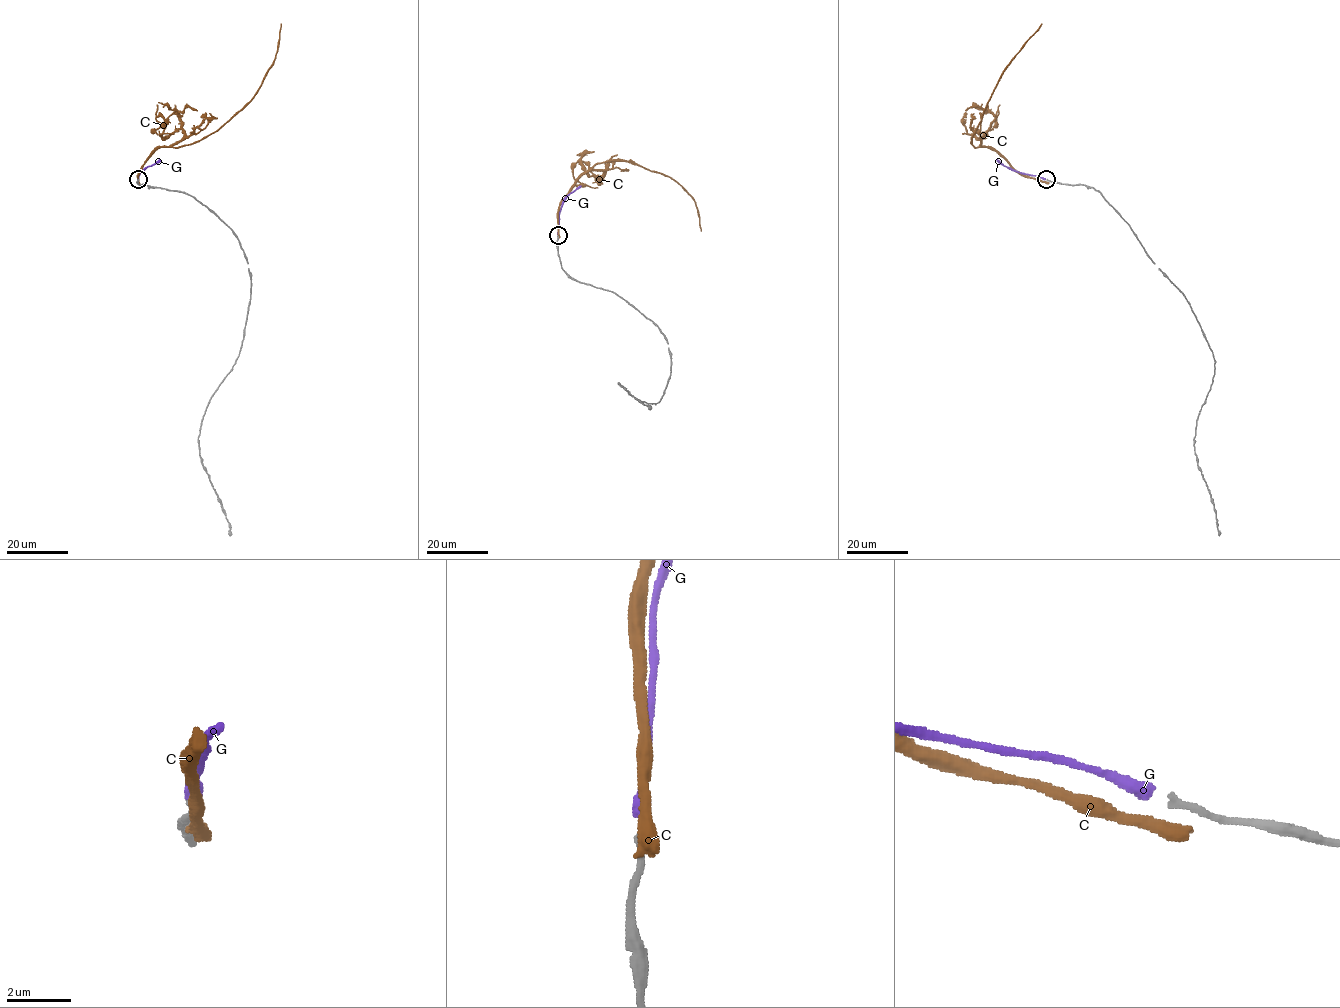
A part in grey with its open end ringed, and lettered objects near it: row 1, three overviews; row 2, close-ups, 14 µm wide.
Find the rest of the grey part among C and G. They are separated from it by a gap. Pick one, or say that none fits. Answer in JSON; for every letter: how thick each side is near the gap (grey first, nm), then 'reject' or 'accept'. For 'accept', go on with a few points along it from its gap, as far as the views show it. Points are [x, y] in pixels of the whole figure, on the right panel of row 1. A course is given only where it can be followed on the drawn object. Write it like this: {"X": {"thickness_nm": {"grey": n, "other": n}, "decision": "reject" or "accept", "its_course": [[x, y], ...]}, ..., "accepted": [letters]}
{"C": {"thickness_nm": {"grey": 240, "other": 550}, "decision": "reject"}, "G": {"thickness_nm": {"grey": 240, "other": 440}, "decision": "accept", "its_course": [[1045, 178], [1012, 171], [996, 160]]}, "accepted": ["G"]}

